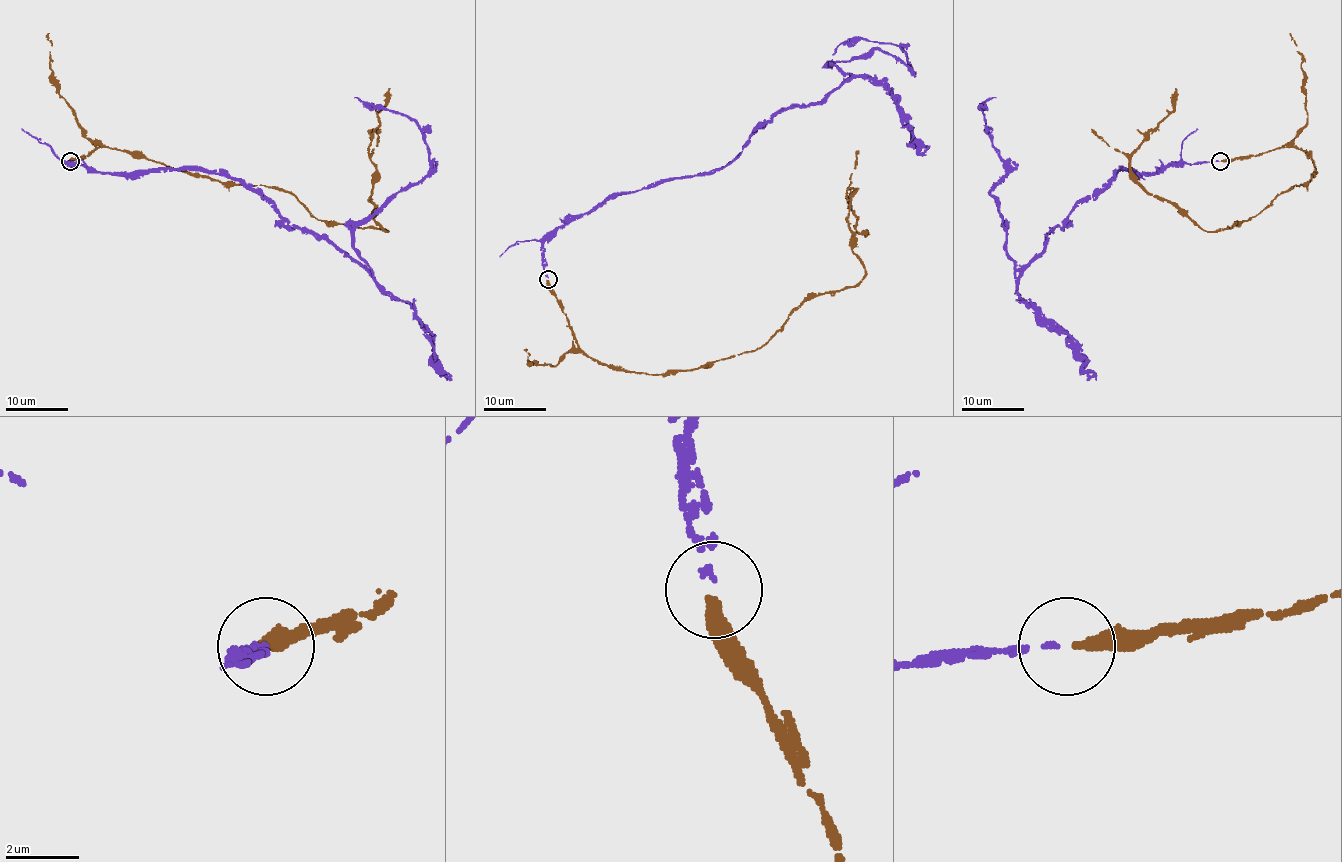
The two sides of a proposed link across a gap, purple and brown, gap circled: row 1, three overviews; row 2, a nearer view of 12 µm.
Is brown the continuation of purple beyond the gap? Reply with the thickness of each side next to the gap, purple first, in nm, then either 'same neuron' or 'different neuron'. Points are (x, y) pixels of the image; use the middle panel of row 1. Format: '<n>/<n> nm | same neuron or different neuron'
110/360 nm | same neuron

